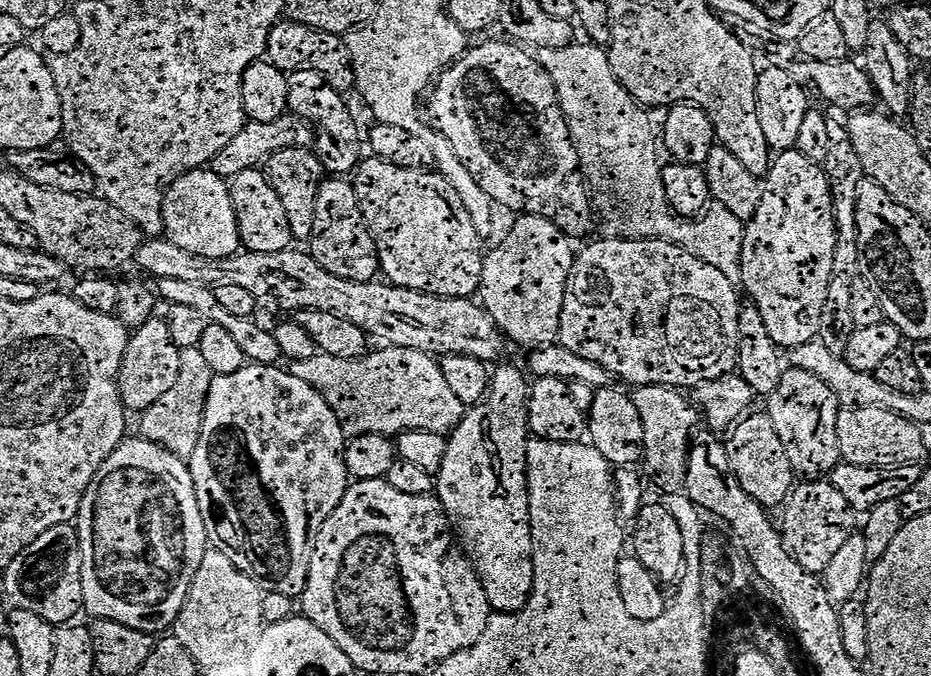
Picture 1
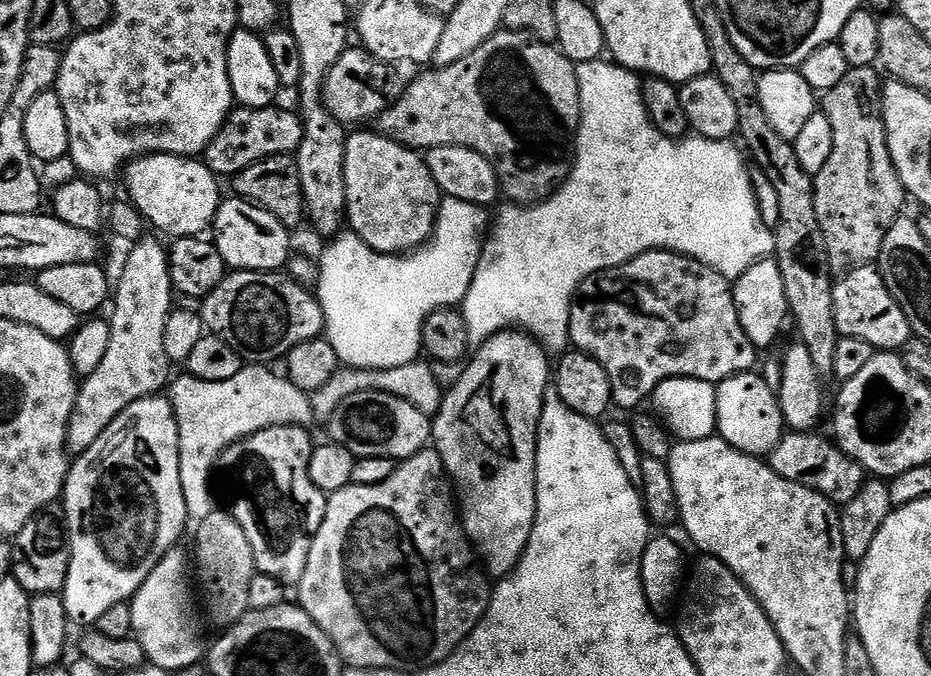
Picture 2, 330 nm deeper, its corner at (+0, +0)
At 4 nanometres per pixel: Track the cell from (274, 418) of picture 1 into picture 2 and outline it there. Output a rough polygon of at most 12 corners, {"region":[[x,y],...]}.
{"region":[[283,424],[232,444],[232,517],[256,571],[299,585],[328,496],[314,440]]}

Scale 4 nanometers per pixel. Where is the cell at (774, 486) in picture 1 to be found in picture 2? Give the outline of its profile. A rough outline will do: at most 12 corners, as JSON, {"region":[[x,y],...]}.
{"region":[[755,371],[716,385],[720,439],[767,457],[786,431]]}

